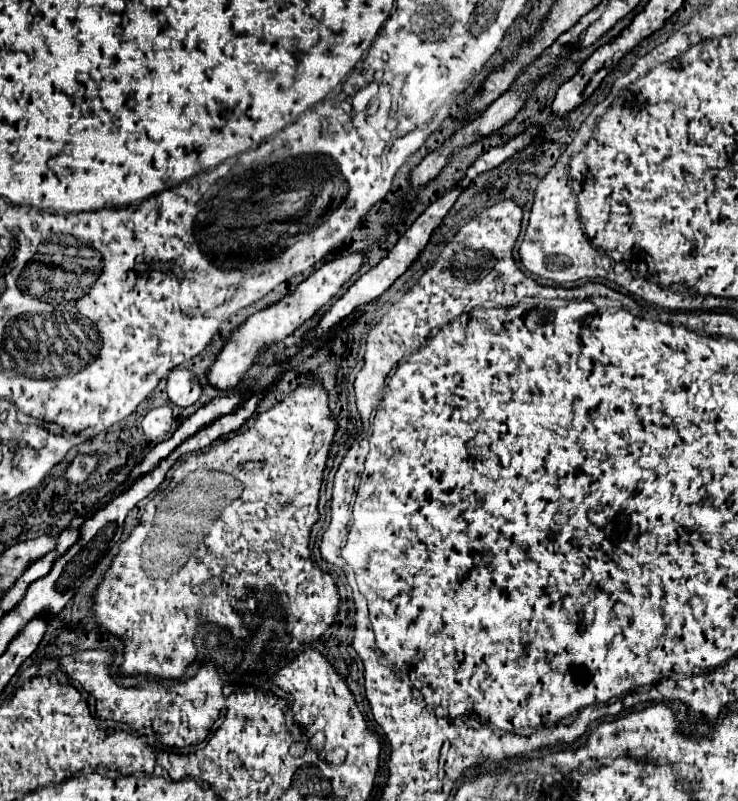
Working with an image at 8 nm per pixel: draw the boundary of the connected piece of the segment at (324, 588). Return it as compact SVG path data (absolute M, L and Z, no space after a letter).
M298 386L280 404L276 404L268 412L260 414L258 420L254 422L254 426L250 426L248 430L244 430L240 434L234 434L232 438L228 438L226 442L222 442L218 446L208 448L200 456L190 454L190 456L184 458L184 462L174 470L170 486L166 490L158 492L146 504L144 514L140 518L140 524L132 530L130 538L120 546L120 552L116 554L110 570L106 572L104 582L96 590L96 606L94 606L96 622L100 624L100 628L104 632L116 634L116 636L124 638L124 642L126 642L124 664L120 666L120 674L124 674L124 676L152 674L152 676L160 676L160 678L182 678L186 666L196 660L196 648L194 648L194 642L192 642L194 626L200 624L200 622L216 622L220 626L230 628L230 622L222 614L222 608L224 606L234 606L234 598L242 598L242 594L246 594L246 590L249 588L250 590L276 590L280 594L280 602L284 604L284 616L294 620L292 632L318 632L314 636L322 636L326 632L326 628L334 622L334 616L338 612L340 596L336 592L334 580L330 576L324 576L324 572L320 568L314 568L314 564L310 560L308 542L310 542L310 528L318 520L318 510L316 510L318 492L320 492L322 472L326 468L326 458L328 458L328 452L330 452L334 432L336 432L336 424L330 418L326 392L320 390L320 388L312 388L312 386Z

